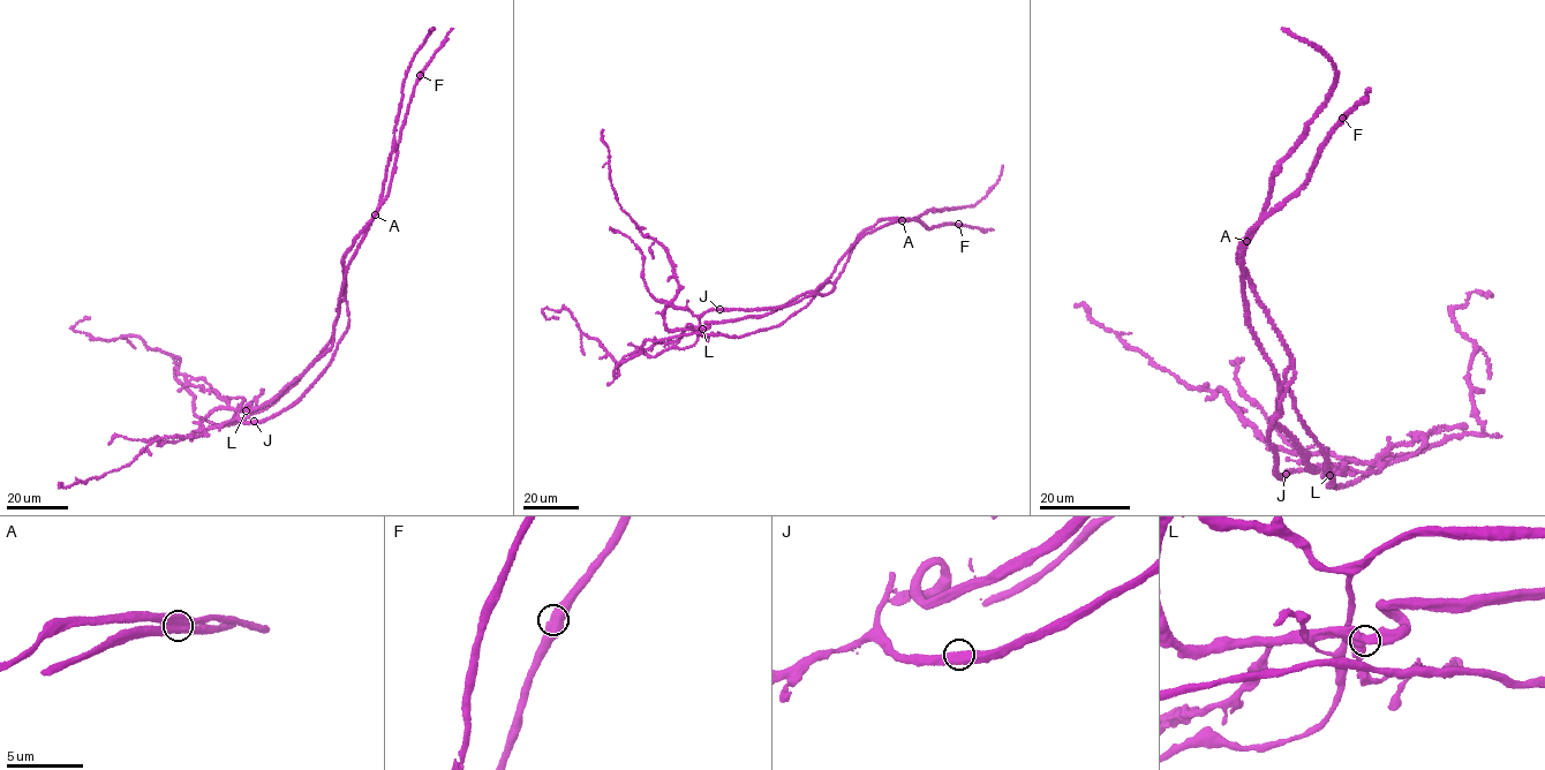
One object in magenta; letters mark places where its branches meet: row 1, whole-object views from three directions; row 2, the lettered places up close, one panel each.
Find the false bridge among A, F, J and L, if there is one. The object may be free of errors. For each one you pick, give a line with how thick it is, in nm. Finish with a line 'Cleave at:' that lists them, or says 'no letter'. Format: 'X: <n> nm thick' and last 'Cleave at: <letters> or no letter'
A: 700 nm thick
Cleave at: A

